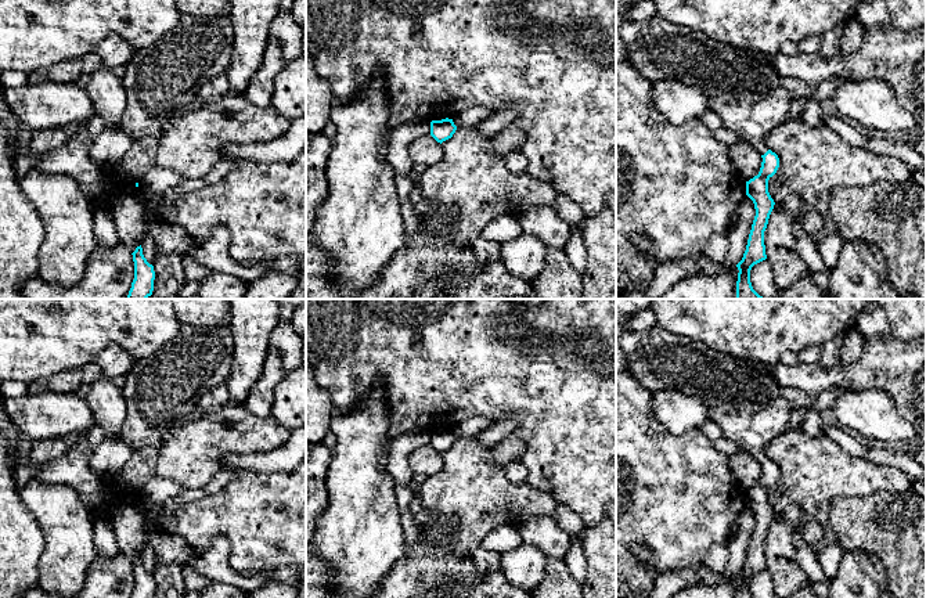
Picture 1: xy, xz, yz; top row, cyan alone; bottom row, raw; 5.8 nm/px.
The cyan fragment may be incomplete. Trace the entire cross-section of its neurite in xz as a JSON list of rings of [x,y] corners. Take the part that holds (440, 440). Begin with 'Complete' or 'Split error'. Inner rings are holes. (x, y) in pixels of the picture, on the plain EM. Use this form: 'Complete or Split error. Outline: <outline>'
Complete. Outline: [[[446,428],[430,432],[430,446],[440,454],[451,448],[455,440],[457,436],[454,435],[453,429]]]

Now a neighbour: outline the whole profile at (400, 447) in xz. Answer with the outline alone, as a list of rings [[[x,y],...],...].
[[[429,431],[407,432],[389,442],[386,468],[396,483],[412,482],[414,473],[408,466],[408,458],[415,448],[426,444],[430,444]]]

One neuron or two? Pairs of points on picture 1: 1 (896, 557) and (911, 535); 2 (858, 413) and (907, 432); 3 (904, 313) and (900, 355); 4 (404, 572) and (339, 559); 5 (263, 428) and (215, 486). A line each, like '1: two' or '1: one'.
1: one
2: one
3: two
4: two
5: two

